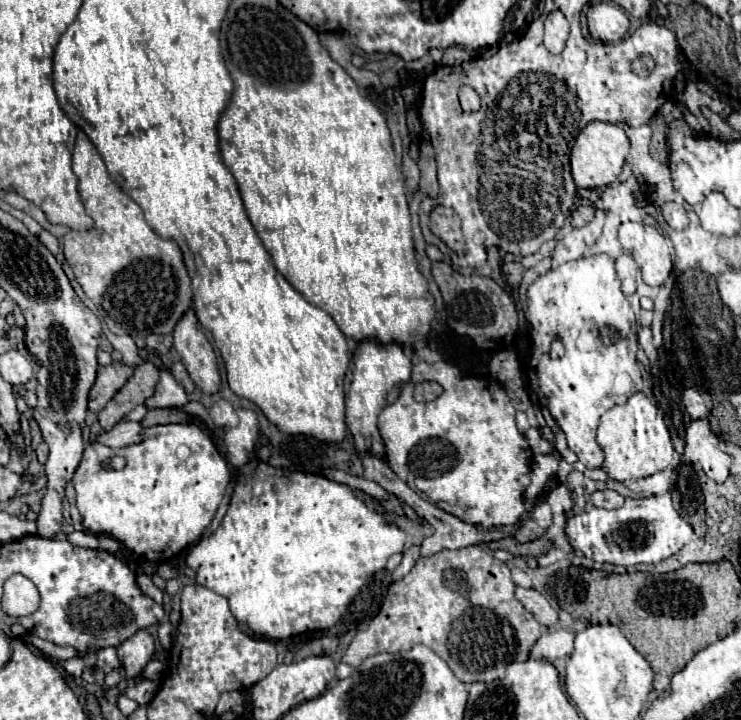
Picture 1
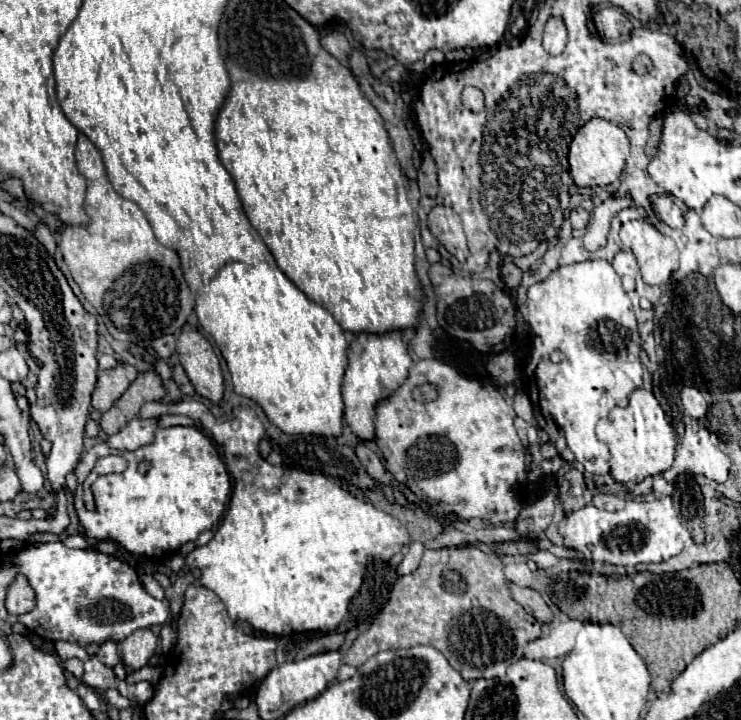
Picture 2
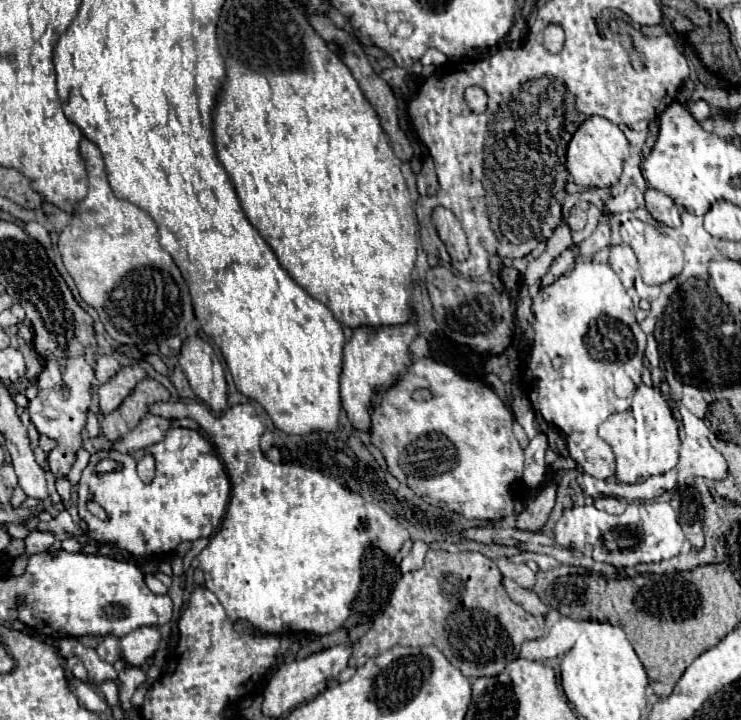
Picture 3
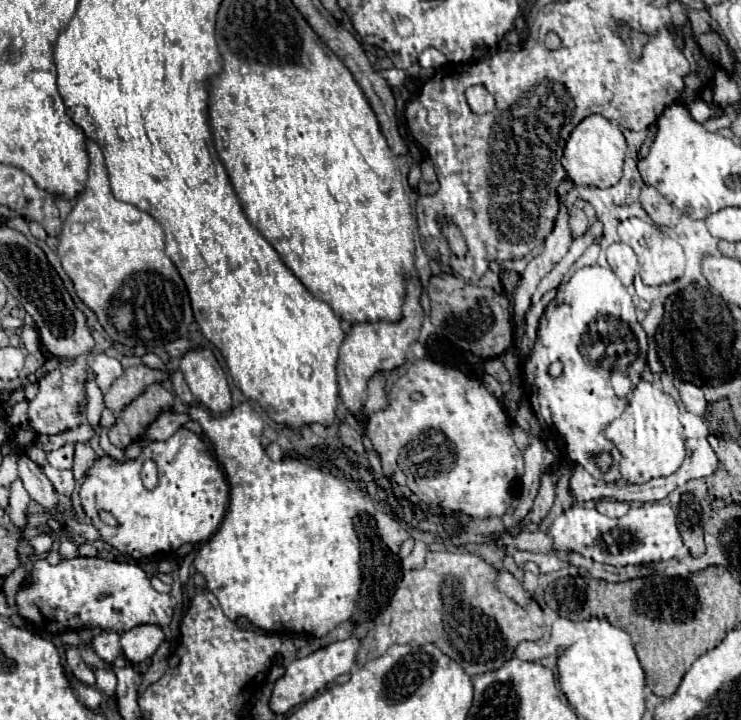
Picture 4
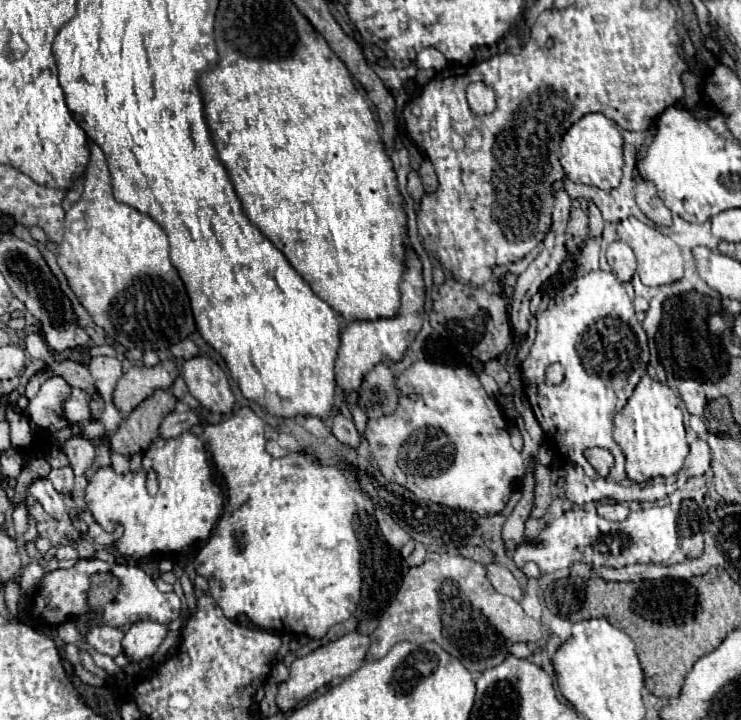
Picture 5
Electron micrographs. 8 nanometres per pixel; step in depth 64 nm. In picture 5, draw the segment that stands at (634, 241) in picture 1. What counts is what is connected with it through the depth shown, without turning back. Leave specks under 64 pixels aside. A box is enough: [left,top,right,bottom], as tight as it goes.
[618,218,684,286]

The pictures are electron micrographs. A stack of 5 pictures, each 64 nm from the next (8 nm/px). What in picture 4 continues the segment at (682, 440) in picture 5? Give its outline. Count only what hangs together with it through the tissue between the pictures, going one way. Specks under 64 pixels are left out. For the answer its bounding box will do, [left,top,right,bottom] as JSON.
[604,378,686,484]

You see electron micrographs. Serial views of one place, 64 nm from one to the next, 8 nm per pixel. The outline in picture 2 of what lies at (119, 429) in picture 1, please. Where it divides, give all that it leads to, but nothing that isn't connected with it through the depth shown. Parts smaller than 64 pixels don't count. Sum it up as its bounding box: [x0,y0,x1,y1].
[108,418,158,452]

